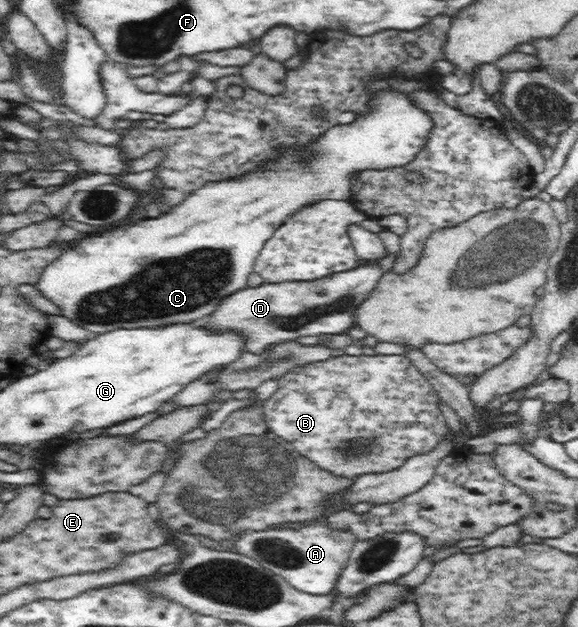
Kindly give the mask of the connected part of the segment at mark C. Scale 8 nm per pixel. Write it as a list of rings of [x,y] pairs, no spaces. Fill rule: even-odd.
[[[390,89],[389,92],[381,92],[381,96],[376,97],[376,103],[372,105],[372,110],[367,117],[359,117],[355,119],[355,122],[353,124],[347,124],[347,125],[342,125],[339,124],[337,125],[337,128],[331,128],[325,136],[321,136],[321,140],[317,140],[317,143],[312,144],[313,151],[315,151],[315,156],[313,156],[313,160],[309,163],[302,162],[300,160],[300,156],[298,156],[298,152],[294,150],[294,148],[283,148],[281,150],[279,160],[277,162],[273,162],[272,164],[267,164],[265,168],[259,168],[259,170],[254,171],[252,174],[243,176],[239,179],[234,179],[234,180],[223,180],[223,182],[217,182],[217,183],[207,183],[204,184],[203,187],[199,187],[199,190],[196,190],[191,194],[191,196],[187,196],[181,204],[177,204],[173,210],[170,210],[167,212],[167,214],[160,215],[159,217],[155,218],[145,218],[142,219],[138,222],[129,222],[127,224],[124,224],[123,226],[116,226],[114,225],[113,227],[108,227],[107,229],[103,230],[102,232],[97,232],[96,234],[87,234],[82,236],[78,241],[74,241],[73,243],[70,243],[70,248],[69,251],[65,252],[64,256],[61,256],[60,259],[58,259],[56,262],[53,262],[53,265],[49,265],[44,272],[44,275],[41,276],[41,280],[37,285],[37,289],[41,289],[45,295],[47,295],[47,299],[53,300],[53,303],[59,305],[59,309],[63,311],[63,316],[67,317],[69,320],[79,324],[79,326],[85,328],[85,330],[89,330],[89,332],[95,332],[96,334],[105,334],[105,332],[111,332],[117,329],[132,329],[132,328],[137,328],[137,327],[156,327],[157,325],[166,325],[166,324],[175,324],[175,323],[191,323],[193,320],[199,320],[199,318],[207,318],[209,314],[213,314],[217,310],[217,307],[219,307],[219,304],[227,298],[227,296],[231,296],[232,294],[235,294],[235,292],[239,292],[239,290],[245,290],[247,288],[247,280],[249,280],[249,274],[254,271],[254,264],[256,262],[256,259],[259,256],[259,251],[263,248],[263,245],[267,240],[270,239],[270,236],[273,234],[274,229],[278,227],[278,225],[283,224],[283,222],[286,220],[287,217],[291,216],[292,214],[295,214],[299,209],[303,208],[305,204],[309,204],[310,201],[316,201],[316,202],[321,202],[323,199],[331,199],[331,200],[349,200],[350,198],[350,184],[352,182],[351,179],[351,174],[353,172],[361,172],[363,169],[384,169],[387,167],[394,167],[394,166],[401,166],[401,165],[406,165],[410,160],[413,160],[413,157],[417,152],[420,151],[420,148],[426,141],[426,134],[429,132],[430,126],[431,126],[431,121],[429,116],[425,114],[425,112],[421,111],[418,109],[418,107],[415,107],[403,94],[393,94],[393,92],[404,92],[404,91],[397,91],[397,89],[393,90]]]

